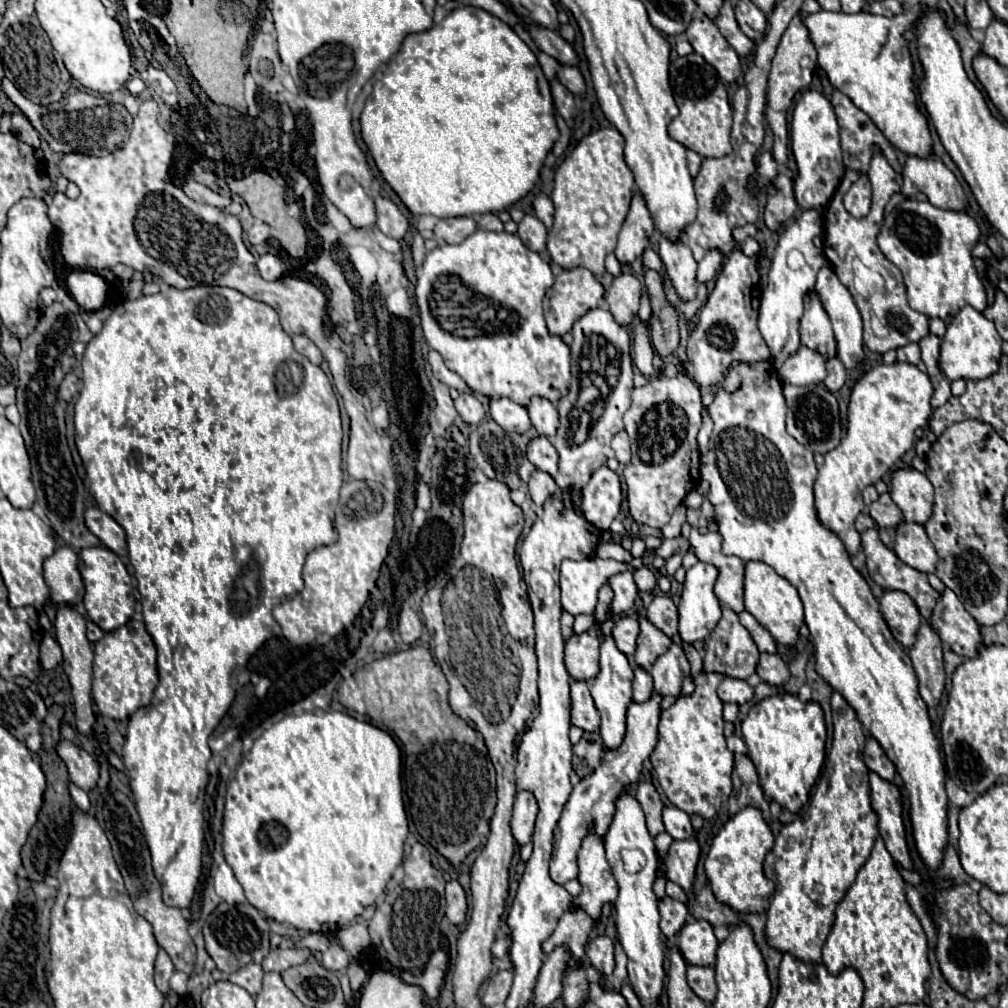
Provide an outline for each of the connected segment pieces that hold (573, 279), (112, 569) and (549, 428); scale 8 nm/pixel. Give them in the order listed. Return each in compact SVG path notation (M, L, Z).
M572 268L572 270L562 270L558 276L556 276L556 282L552 284L552 288L546 292L544 296L544 316L546 316L546 324L548 324L548 330L550 334L556 334L556 336L562 336L566 332L572 330L572 324L584 316L588 310L596 308L600 298L604 294L604 288L602 284L598 282L598 278L588 272L588 268Z
M104 546L84 548L80 550L80 572L86 588L84 608L92 618L92 622L98 624L104 632L112 632L124 626L134 614L136 598L134 598L134 580L126 572L126 566L122 564L122 560Z
M532 398L528 406L528 414L532 420L532 426L538 430L538 434L544 434L552 438L558 430L558 410L552 402L544 398Z

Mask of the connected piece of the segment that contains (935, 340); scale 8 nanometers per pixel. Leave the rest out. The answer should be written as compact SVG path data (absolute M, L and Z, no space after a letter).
M928 334L926 338L920 340L920 350L922 350L922 362L928 368L930 376L938 376L940 374L940 366L938 366L938 356L940 356L940 338L934 334Z

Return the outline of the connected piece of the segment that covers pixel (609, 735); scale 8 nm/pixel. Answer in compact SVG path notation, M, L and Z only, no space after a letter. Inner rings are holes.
M604 636L600 642L600 674L592 680L592 698L602 716L600 736L606 748L618 748L626 732L626 708L632 702L632 680L634 670L630 668L626 656L616 648L612 636Z

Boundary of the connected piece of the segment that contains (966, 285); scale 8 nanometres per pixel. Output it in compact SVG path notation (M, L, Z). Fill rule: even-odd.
M910 198L910 200L900 202L886 216L884 226L878 234L878 246L880 246L882 254L902 270L904 284L908 288L910 308L926 314L928 318L946 320L946 316L958 314L958 310L964 308L966 304L970 304L978 312L982 312L988 306L986 288L984 288L982 280L978 278L978 272L976 272L976 266L972 260L972 248L976 246L978 238L980 238L980 228L976 224L976 220L970 218L966 212L940 210L940 208L932 206L928 200L920 202L920 200Z

